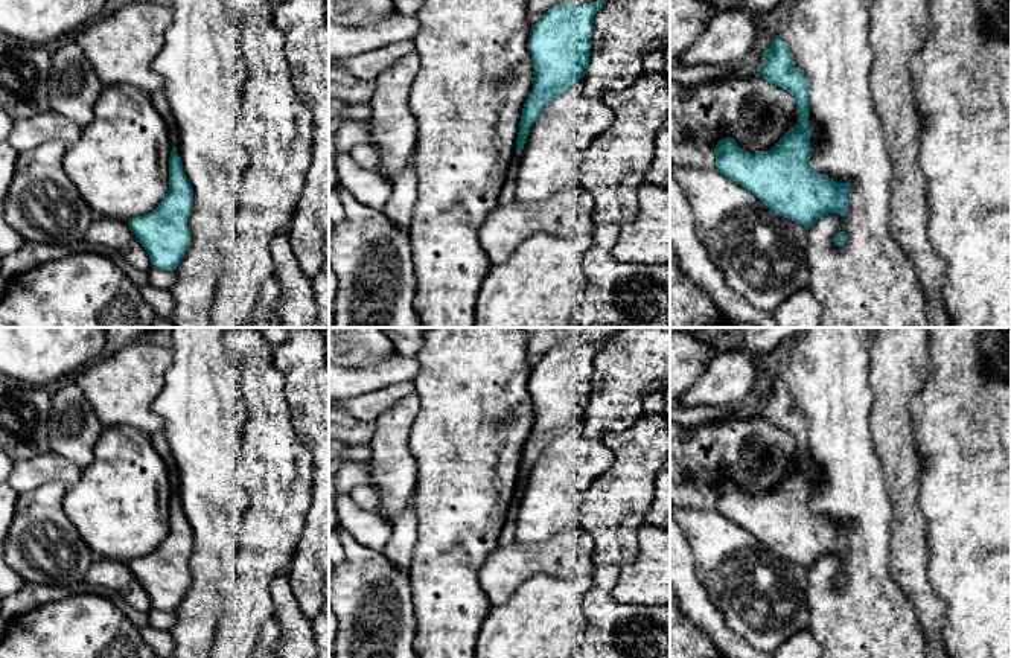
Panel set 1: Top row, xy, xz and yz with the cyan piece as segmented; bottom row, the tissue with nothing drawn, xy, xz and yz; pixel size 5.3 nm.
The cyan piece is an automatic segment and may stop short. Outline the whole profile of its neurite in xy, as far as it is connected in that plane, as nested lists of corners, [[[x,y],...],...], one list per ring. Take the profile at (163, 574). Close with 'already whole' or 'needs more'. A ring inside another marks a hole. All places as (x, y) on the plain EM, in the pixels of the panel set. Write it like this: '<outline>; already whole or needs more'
[[[164,433],[151,436],[151,442],[163,458],[169,474],[172,489],[169,500],[169,532],[152,553],[132,559],[128,567],[148,593],[154,609],[175,612],[192,582],[187,561],[192,553],[193,533],[183,512],[180,471]]]; needs more

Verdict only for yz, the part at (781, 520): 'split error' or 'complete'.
split error

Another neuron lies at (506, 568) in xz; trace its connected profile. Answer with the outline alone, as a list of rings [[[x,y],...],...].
[[[579,522],[539,544],[496,547],[483,564],[478,580],[492,606],[502,605],[537,571],[571,580],[585,597],[594,583],[594,541]]]

